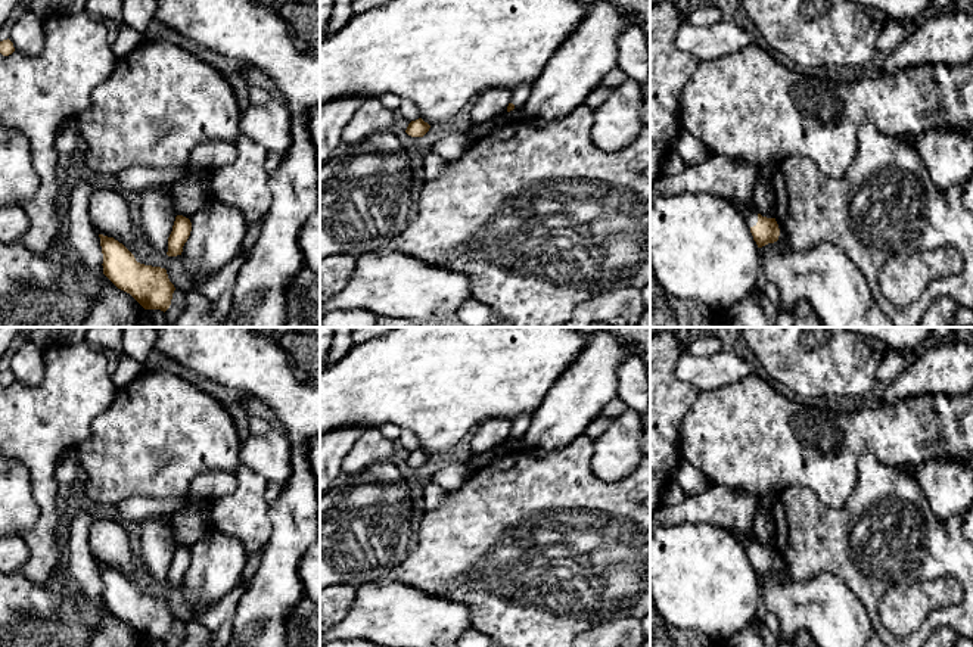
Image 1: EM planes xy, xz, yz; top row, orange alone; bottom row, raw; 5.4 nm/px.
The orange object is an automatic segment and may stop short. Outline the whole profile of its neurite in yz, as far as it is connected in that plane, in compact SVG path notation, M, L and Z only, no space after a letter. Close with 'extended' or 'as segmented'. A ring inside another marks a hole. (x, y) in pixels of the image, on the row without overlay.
M730 534L744 547L758 578L778 570L780 559L775 548L762 547L756 539L747 539L742 534Z; extended

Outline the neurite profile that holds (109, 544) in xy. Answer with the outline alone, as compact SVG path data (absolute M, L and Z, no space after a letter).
M93 520L88 547L99 564L114 567L124 576L133 572L134 564L130 538L119 520Z

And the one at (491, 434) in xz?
M488 419L476 426L476 432L470 439L470 450L473 454L485 454L497 450L507 441L512 430L512 420Z

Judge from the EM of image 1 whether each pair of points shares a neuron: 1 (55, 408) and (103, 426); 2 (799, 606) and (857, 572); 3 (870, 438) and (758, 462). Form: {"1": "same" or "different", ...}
{"1": "different", "2": "different", "3": "same"}

